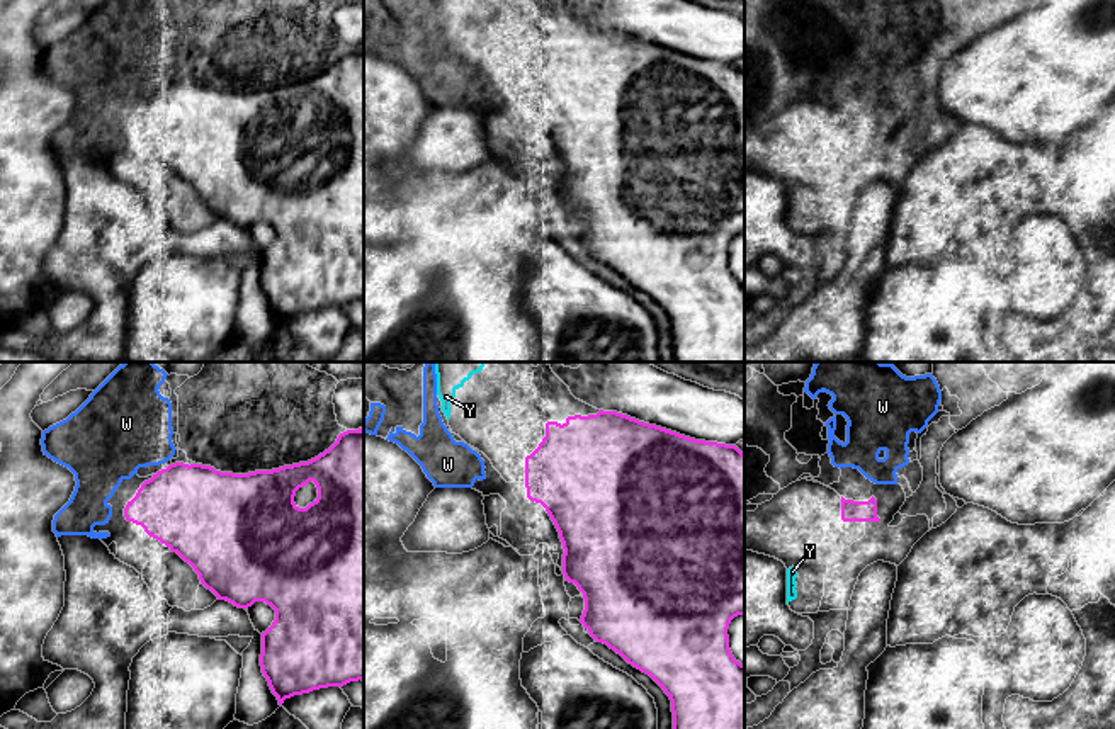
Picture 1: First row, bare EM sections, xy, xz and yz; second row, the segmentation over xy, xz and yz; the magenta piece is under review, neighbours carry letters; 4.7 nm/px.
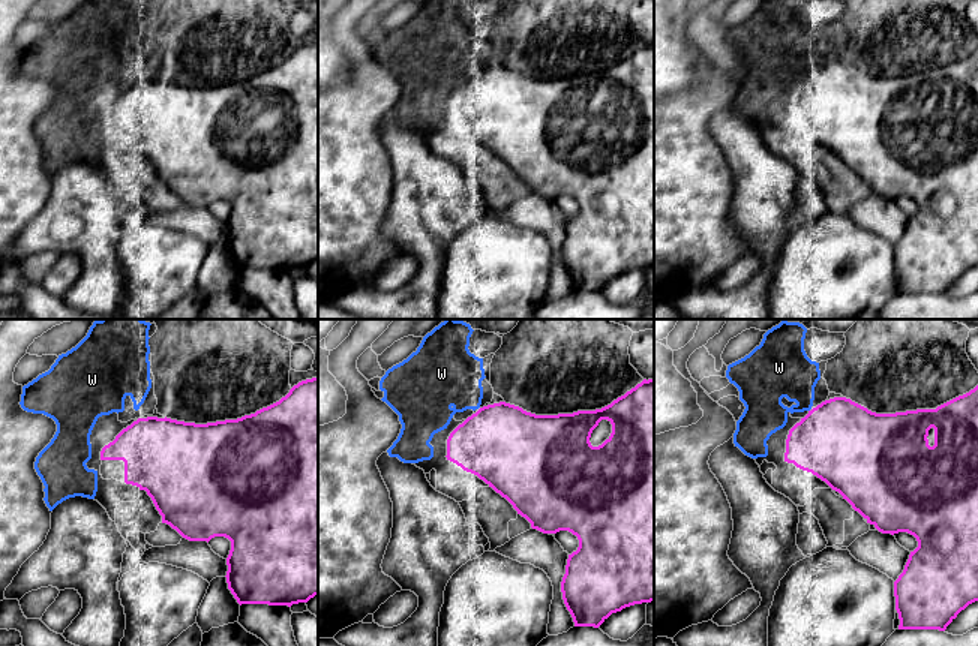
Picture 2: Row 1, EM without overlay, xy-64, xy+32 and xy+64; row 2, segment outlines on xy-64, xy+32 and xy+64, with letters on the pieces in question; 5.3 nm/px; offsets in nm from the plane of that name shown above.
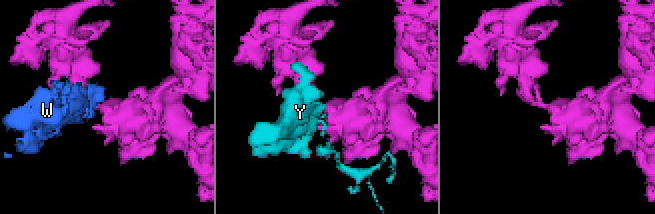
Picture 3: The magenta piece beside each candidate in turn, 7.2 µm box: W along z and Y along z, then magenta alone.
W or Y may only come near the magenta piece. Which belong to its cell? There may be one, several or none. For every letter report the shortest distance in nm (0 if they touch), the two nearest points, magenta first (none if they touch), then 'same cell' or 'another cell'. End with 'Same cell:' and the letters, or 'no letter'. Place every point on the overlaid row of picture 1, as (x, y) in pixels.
W: gap 30 nm; span xy (170, 464), (169, 459); another cell
Y: gap 320 nm; span yz (843, 520), (796, 568); same cell
Same cell: Y

